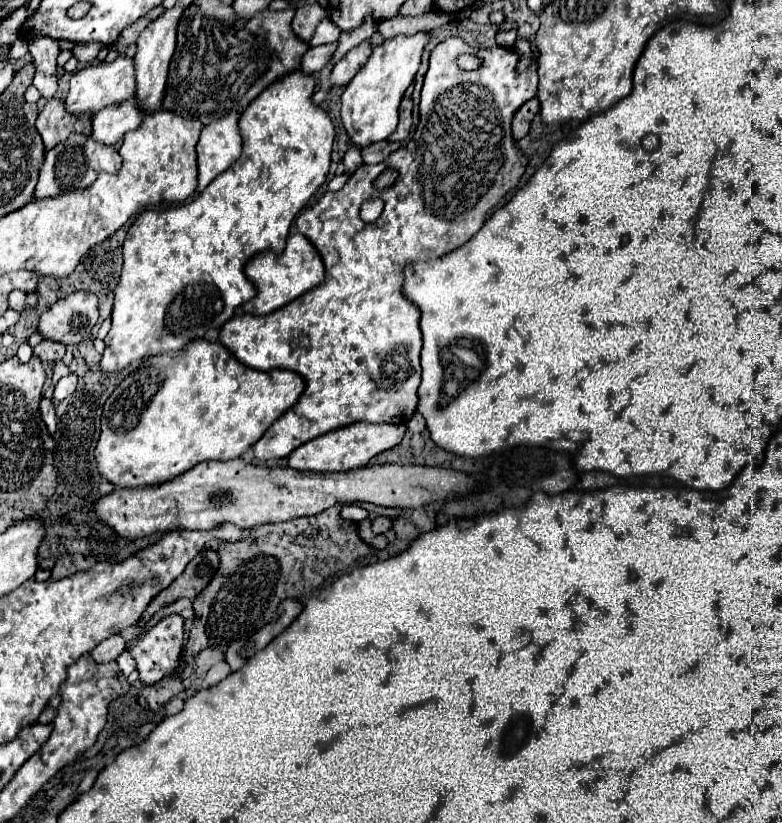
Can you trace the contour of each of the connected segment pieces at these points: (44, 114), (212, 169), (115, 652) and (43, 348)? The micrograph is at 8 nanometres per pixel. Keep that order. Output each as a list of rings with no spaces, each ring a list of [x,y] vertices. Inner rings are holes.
[[[51,98],[45,108],[39,112],[39,118],[37,118],[37,130],[45,142],[45,146],[55,146],[59,142],[63,142],[69,132],[75,130],[81,130],[79,128],[79,122],[81,122],[83,116],[75,116],[75,114],[69,114],[65,110],[65,102],[61,98]]]
[[[229,114],[227,118],[221,118],[219,122],[211,122],[209,126],[203,128],[197,144],[199,192],[241,156],[243,140],[237,122],[239,122],[239,114]]]
[[[115,634],[115,636],[107,638],[105,642],[101,642],[101,644],[91,652],[91,656],[95,658],[95,662],[113,662],[113,660],[117,660],[117,656],[125,650],[125,646],[127,646],[127,642],[125,642],[119,634]]]
[[[41,340],[33,352],[43,360],[43,362],[55,362],[61,360],[65,354],[65,346],[59,342],[51,342],[51,340]]]

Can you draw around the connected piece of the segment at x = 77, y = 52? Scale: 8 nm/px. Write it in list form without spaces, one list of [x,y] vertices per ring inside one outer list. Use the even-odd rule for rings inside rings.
[[[75,44],[73,46],[73,56],[81,62],[81,64],[89,64],[97,58],[99,50],[103,48],[103,44]]]

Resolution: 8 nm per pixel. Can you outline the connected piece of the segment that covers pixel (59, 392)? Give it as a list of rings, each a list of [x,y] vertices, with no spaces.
[[[69,374],[69,376],[65,376],[65,378],[61,378],[61,380],[57,382],[53,400],[63,400],[63,398],[67,398],[67,396],[73,394],[73,392],[75,392],[75,376]]]

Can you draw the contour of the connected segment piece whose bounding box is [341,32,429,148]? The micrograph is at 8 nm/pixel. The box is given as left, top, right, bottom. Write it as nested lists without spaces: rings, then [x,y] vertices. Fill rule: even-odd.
[[[429,32],[415,34],[411,38],[399,36],[383,42],[373,50],[367,64],[347,84],[345,92],[341,94],[341,122],[345,126],[349,140],[355,146],[365,148],[369,144],[387,140],[389,134],[395,130],[399,102],[417,74],[427,40],[429,40]]]

